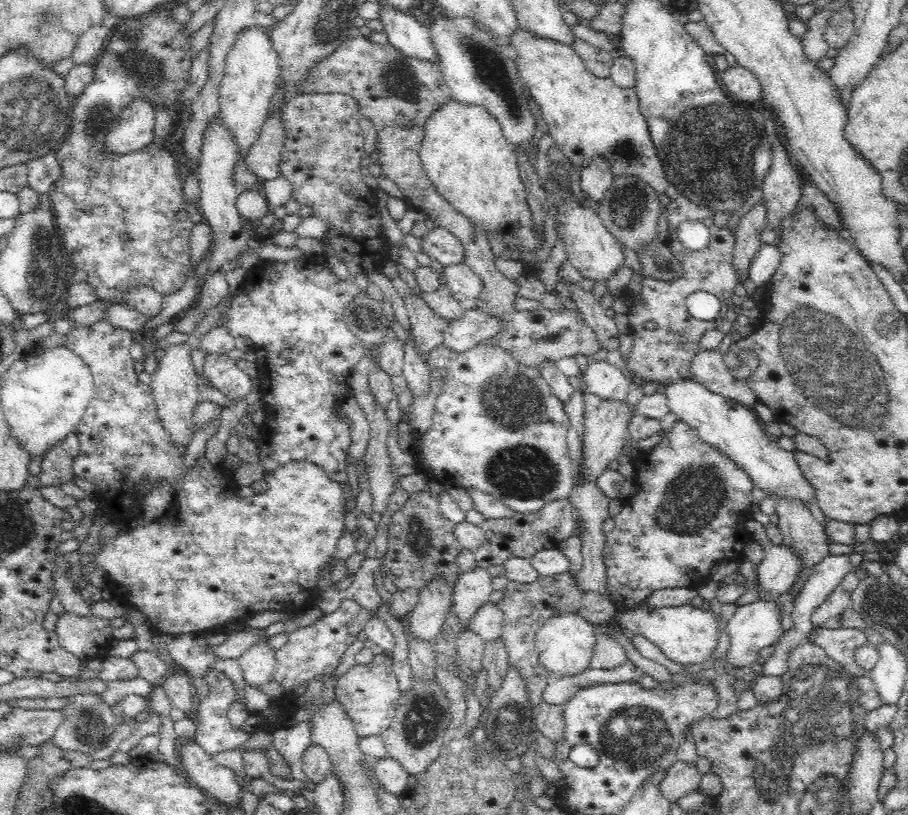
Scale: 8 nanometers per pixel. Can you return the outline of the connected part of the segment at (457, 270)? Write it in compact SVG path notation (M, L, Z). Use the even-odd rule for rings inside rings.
M463 262L444 267L442 275L443 282L448 285L460 307L464 311L475 309L482 291L480 278Z

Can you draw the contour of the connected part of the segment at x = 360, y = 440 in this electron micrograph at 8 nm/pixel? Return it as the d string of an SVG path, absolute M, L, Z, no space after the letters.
M353 397L348 398L341 407L342 412L348 415L348 419L350 419L349 422L351 422L349 426L351 445L348 453L351 454L353 458L350 460L355 464L358 464L358 460L362 460L362 464L364 464L364 450L366 450L370 438L370 423L368 423L363 409Z

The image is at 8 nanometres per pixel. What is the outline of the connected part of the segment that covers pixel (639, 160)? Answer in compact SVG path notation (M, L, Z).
M516 29L508 48L516 58L522 85L542 111L554 144L572 164L584 170L596 157L610 163L612 178L636 177L652 187L658 196L665 194L669 182L652 143L647 121L639 111L639 95L634 88L623 89L608 77L601 79L590 73L573 47L536 37L526 29Z

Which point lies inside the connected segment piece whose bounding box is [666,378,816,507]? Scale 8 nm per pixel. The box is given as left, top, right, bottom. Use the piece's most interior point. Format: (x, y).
(727, 426)

